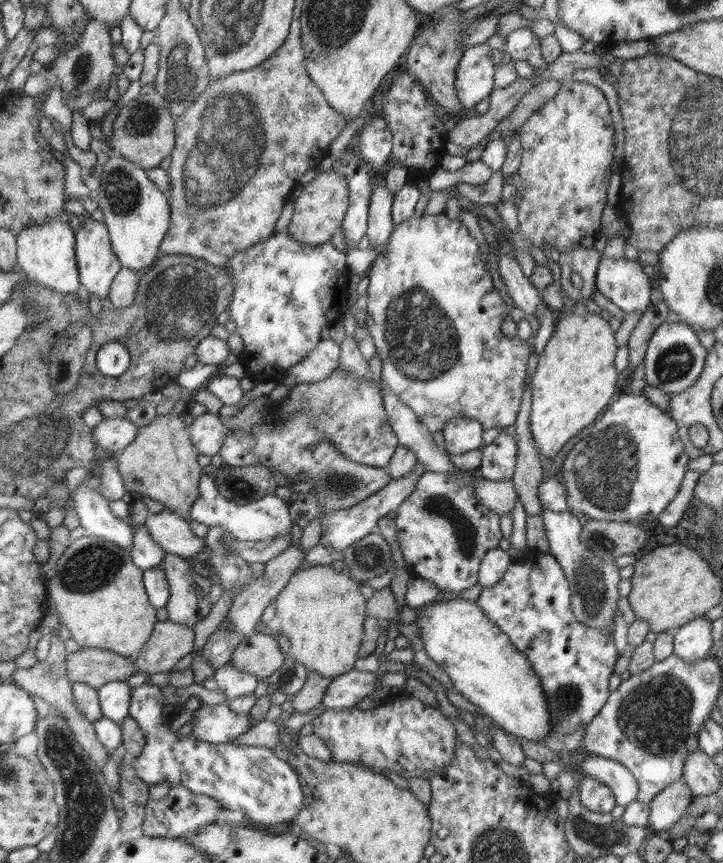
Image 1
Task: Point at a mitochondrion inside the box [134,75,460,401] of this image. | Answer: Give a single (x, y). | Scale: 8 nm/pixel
(181, 298)

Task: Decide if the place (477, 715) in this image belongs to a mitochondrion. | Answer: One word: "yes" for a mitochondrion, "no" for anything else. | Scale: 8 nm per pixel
no

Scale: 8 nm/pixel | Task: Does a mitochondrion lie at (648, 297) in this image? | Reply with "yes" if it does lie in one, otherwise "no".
no

